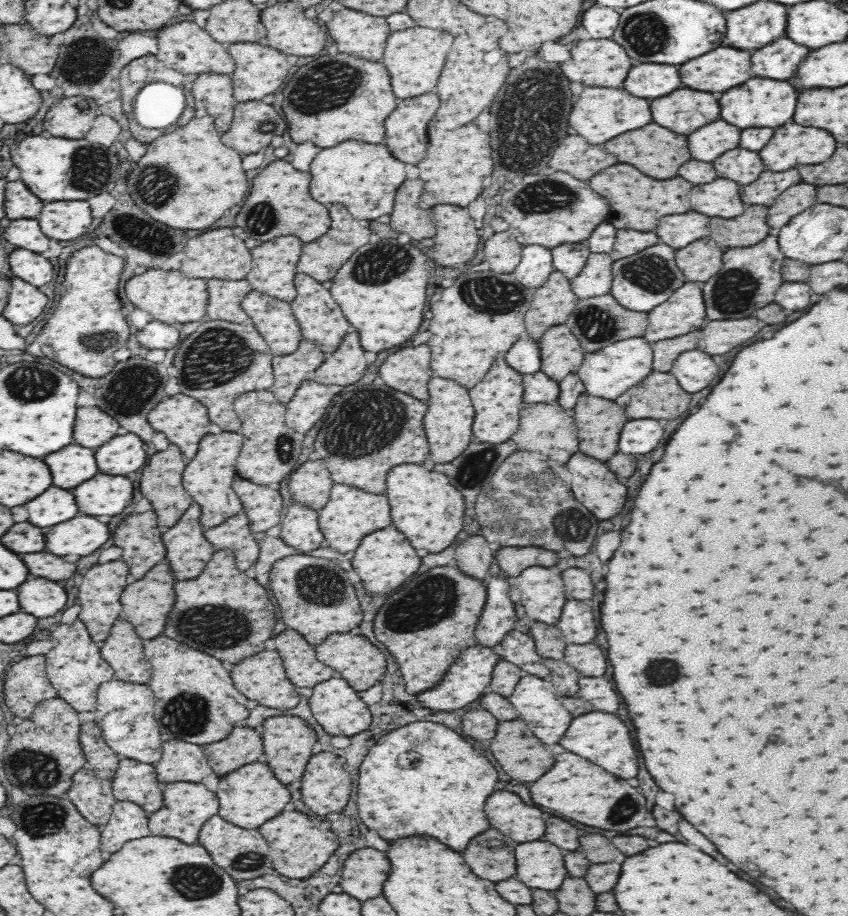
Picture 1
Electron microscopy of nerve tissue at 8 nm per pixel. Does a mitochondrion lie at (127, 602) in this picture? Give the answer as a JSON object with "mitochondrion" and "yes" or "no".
{"mitochondrion":"no"}

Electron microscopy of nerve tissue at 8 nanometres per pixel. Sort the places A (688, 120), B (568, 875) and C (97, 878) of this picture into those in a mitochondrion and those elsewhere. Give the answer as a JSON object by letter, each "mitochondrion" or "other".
{"A":"other","B":"other","C":"other"}

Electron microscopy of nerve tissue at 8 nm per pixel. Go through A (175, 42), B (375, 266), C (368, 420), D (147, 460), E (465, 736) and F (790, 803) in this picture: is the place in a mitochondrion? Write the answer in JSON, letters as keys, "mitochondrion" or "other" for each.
{"A":"other","B":"mitochondrion","C":"mitochondrion","D":"other","E":"other","F":"other"}

